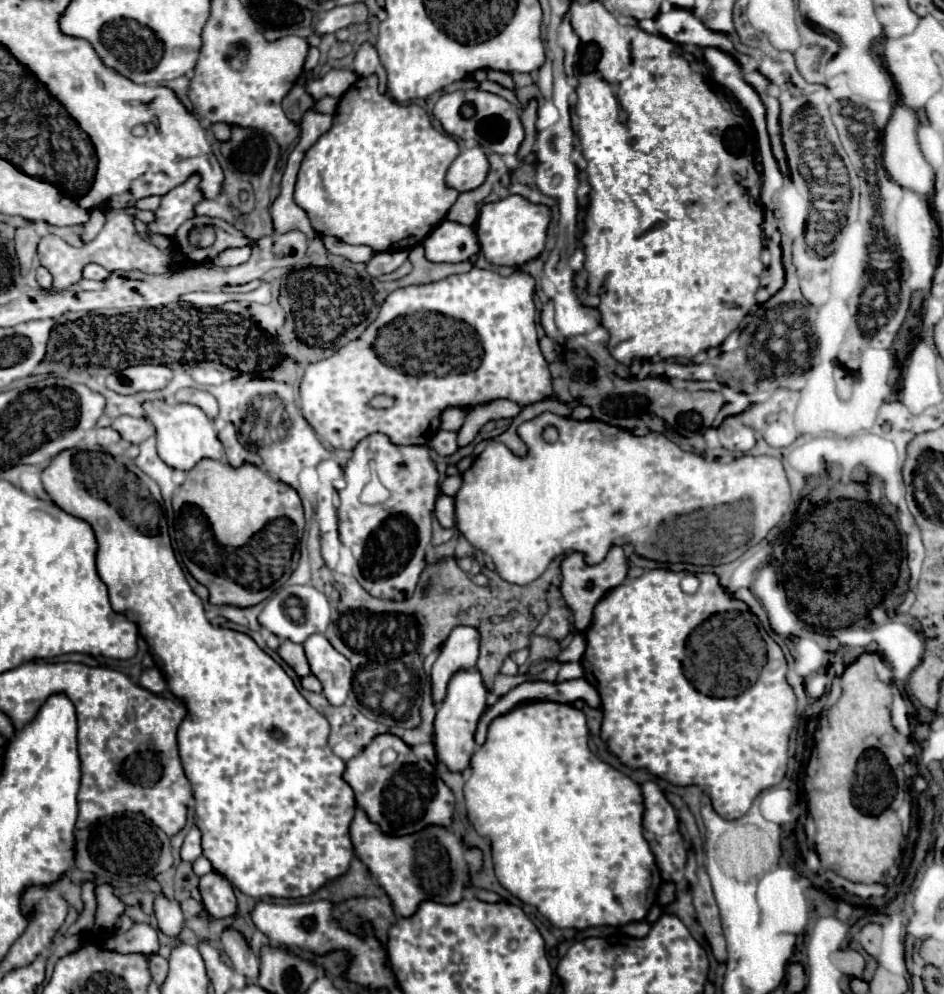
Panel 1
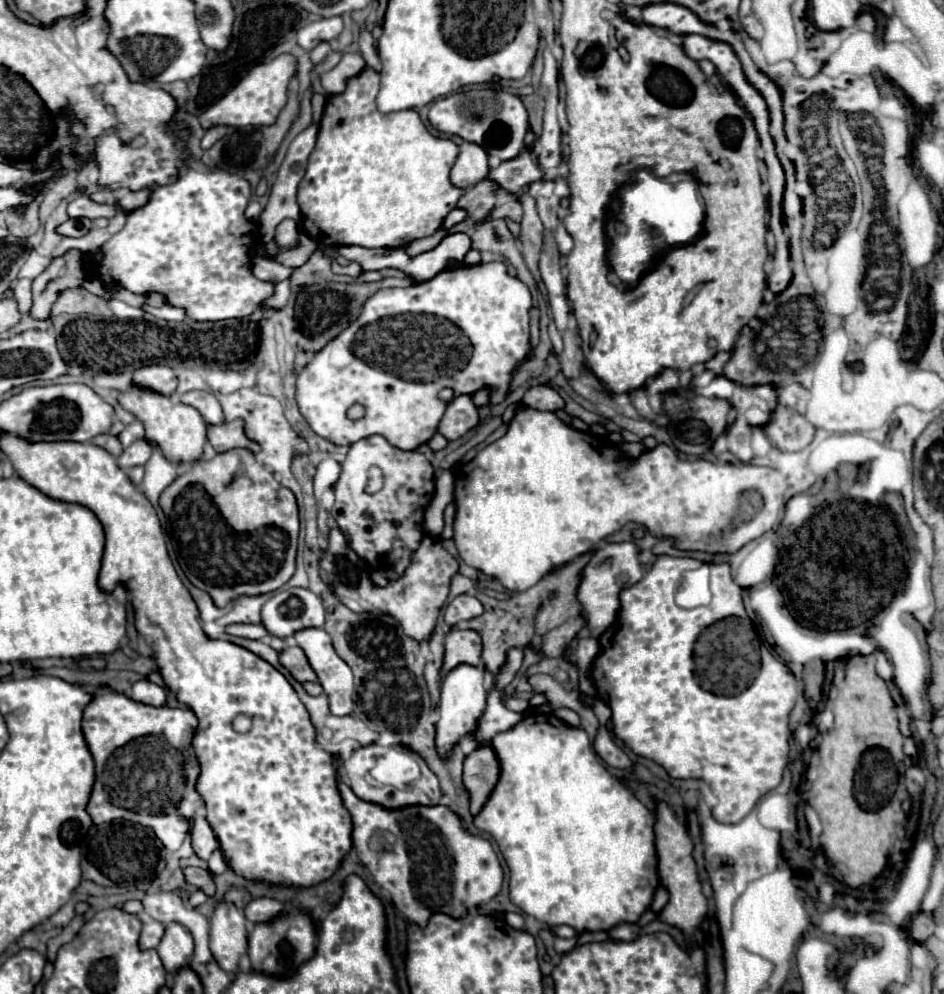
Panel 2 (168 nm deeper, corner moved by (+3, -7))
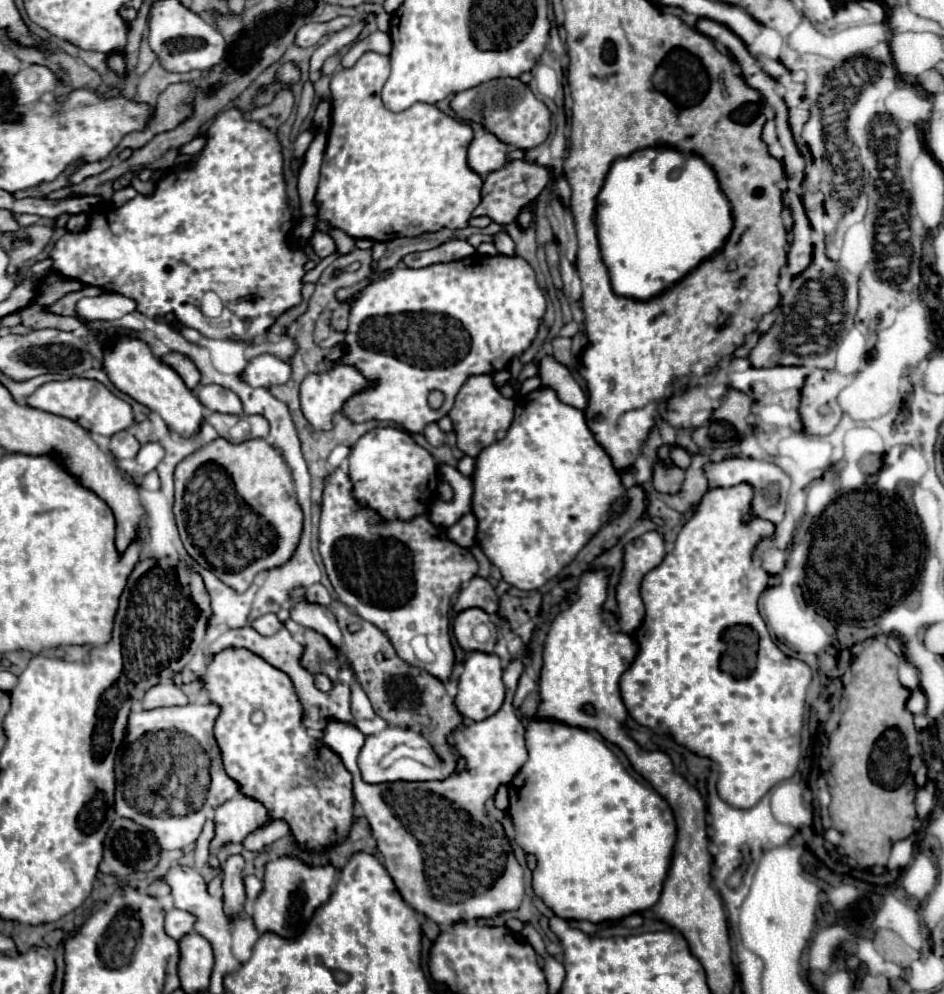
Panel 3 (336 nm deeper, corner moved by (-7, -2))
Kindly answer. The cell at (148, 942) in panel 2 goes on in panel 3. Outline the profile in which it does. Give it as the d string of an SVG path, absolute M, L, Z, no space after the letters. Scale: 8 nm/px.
M169 911L165 913L165 933L173 939L181 939L185 933L193 929L195 917L187 911Z

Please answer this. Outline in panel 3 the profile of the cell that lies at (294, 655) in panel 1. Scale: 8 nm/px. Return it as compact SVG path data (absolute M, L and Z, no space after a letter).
M305 629L305 651L301 655L301 665L313 675L327 675L331 681L337 679L341 669L339 657L335 657L335 649L331 649L331 645L327 645L319 633L311 633L311 629Z

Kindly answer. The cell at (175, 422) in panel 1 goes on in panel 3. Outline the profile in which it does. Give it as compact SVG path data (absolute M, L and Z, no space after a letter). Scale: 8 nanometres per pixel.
M117 339L111 351L105 351L105 371L111 383L125 395L133 397L137 403L147 405L155 411L171 431L177 431L185 437L191 437L199 431L201 423L205 421L205 409L201 401L189 391L183 379L169 367L163 365L161 359L153 357L149 345L141 339Z

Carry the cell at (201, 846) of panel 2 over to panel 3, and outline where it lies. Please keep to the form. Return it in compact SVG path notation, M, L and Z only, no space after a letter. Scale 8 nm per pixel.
M235 795L231 801L219 805L213 821L215 835L209 845L211 853L217 853L225 843L241 843L245 835L271 823L263 805L243 795Z

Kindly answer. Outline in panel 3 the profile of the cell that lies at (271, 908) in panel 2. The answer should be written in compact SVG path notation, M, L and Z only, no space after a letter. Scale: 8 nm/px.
M255 875L245 877L245 891L247 891L247 897L249 897L251 901L255 901L255 899L259 897L259 893L263 891L263 881L257 879Z

